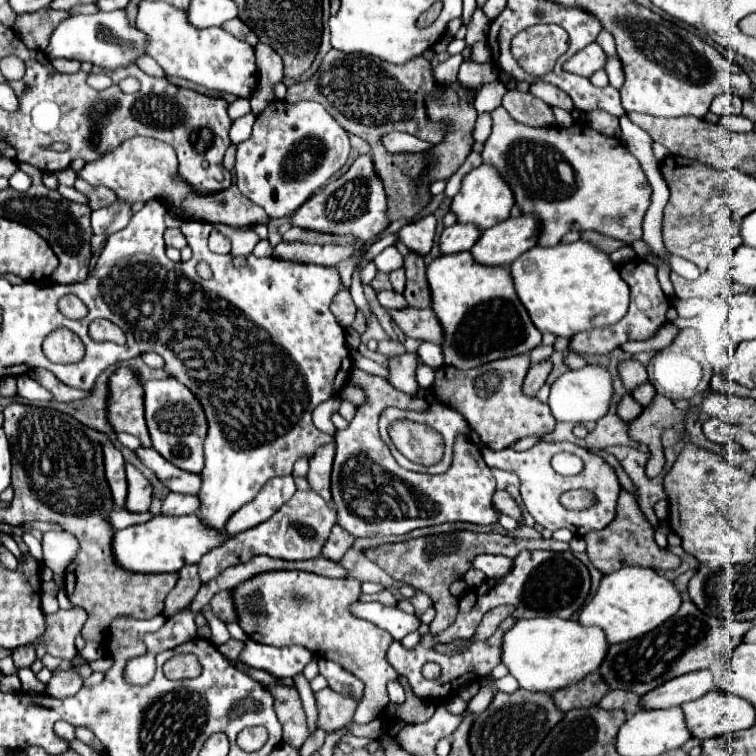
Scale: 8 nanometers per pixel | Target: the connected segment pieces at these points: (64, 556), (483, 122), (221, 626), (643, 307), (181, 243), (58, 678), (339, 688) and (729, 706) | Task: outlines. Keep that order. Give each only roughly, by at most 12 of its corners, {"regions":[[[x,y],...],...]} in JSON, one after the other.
{"regions":[[[47,531],[45,567],[63,575],[79,549],[67,531]],[[481,113],[475,125],[475,141],[485,143],[491,133],[491,115]],[[211,612],[201,613],[209,621],[213,645],[223,645],[229,637],[227,625]],[[643,259],[621,265],[631,289],[627,315],[569,341],[579,355],[609,355],[667,321],[669,297]],[[167,229],[165,243],[177,249],[187,247],[181,229]],[[75,667],[55,673],[45,693],[59,699],[75,695],[83,685]],[[319,659],[319,673],[329,687],[343,693],[353,687],[353,697],[363,699],[363,681],[347,673],[339,663]],[[721,689],[681,705],[701,741],[749,729],[751,703]]]}

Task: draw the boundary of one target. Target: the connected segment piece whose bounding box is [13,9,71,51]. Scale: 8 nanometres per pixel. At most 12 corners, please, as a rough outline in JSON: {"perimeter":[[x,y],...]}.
{"perimeter":[[39,9],[19,15],[13,31],[45,51],[53,29],[71,13]]}

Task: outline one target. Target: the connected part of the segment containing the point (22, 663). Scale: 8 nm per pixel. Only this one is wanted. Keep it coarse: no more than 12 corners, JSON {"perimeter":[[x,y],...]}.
{"perimeter":[[31,645],[15,649],[13,657],[17,669],[31,667],[35,649]]}

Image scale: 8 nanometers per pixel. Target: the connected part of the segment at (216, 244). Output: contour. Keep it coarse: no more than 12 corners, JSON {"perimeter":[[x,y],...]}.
{"perimeter":[[211,231],[209,249],[229,253],[231,243],[219,231]]}

